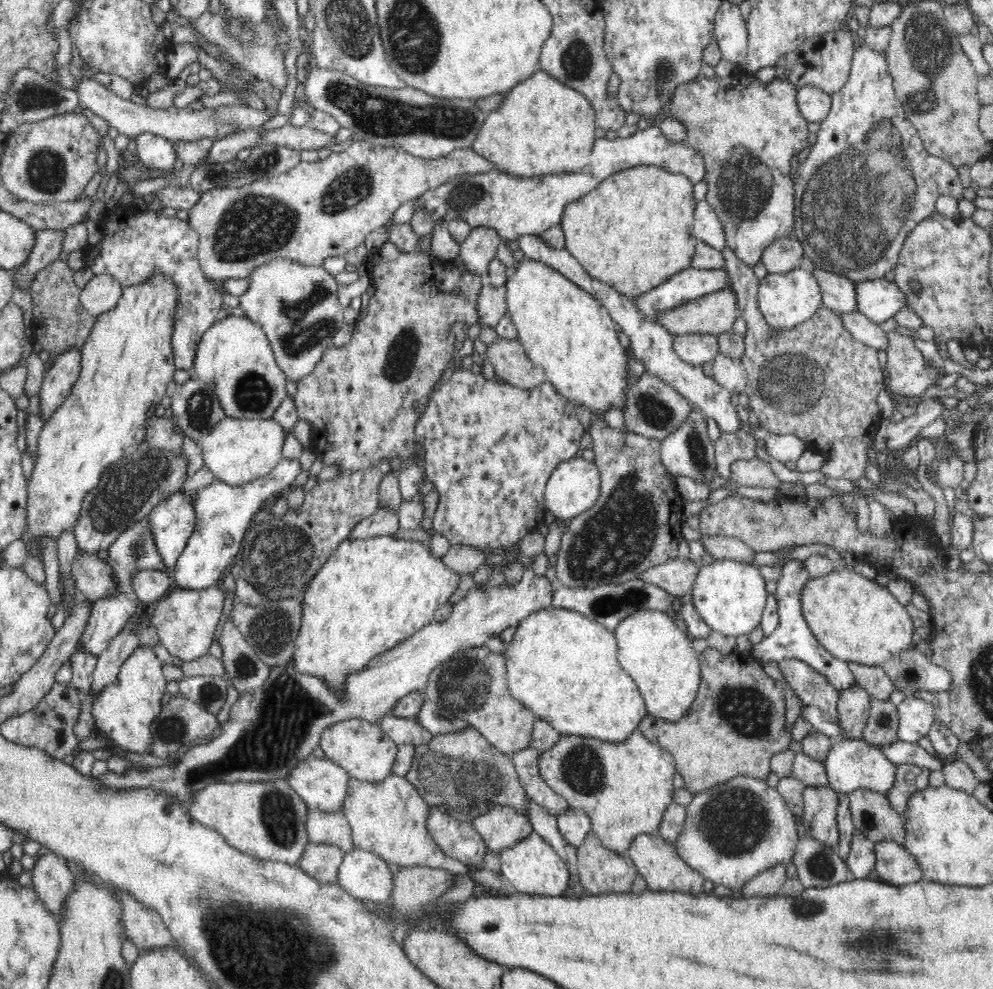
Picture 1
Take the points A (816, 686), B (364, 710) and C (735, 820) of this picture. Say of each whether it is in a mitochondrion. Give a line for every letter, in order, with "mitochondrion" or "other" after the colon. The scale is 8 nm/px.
A: mitochondrion
B: other
C: mitochondrion

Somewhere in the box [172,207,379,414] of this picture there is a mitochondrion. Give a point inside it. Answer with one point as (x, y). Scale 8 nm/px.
(303, 330)

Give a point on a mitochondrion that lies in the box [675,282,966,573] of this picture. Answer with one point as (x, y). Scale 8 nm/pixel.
(788, 386)

